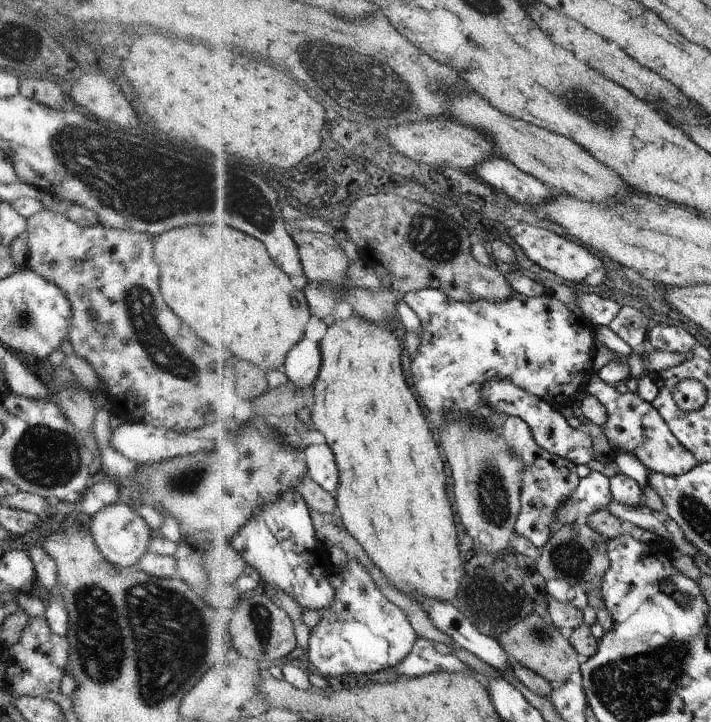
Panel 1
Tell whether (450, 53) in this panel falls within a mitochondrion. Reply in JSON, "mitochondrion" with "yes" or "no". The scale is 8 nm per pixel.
{"mitochondrion":"no"}

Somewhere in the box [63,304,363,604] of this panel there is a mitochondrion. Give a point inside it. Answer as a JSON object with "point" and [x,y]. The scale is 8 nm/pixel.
{"point":[186,481]}

